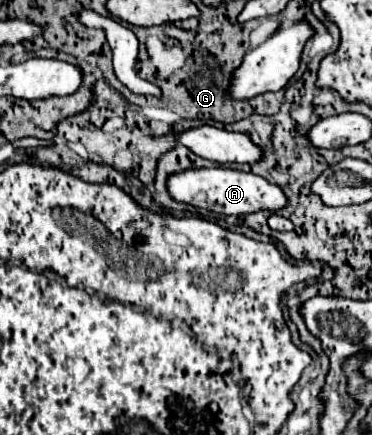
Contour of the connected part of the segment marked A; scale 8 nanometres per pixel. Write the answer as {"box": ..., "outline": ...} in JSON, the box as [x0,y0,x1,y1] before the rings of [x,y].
{"box":[166,167,286,215],"outline":[[[202,167],[202,169],[186,169],[178,173],[170,173],[166,185],[174,201],[202,207],[218,215],[246,215],[260,209],[276,211],[286,205],[286,197],[278,185],[272,185],[254,173],[244,173],[226,167],[212,167],[212,169]]]}

